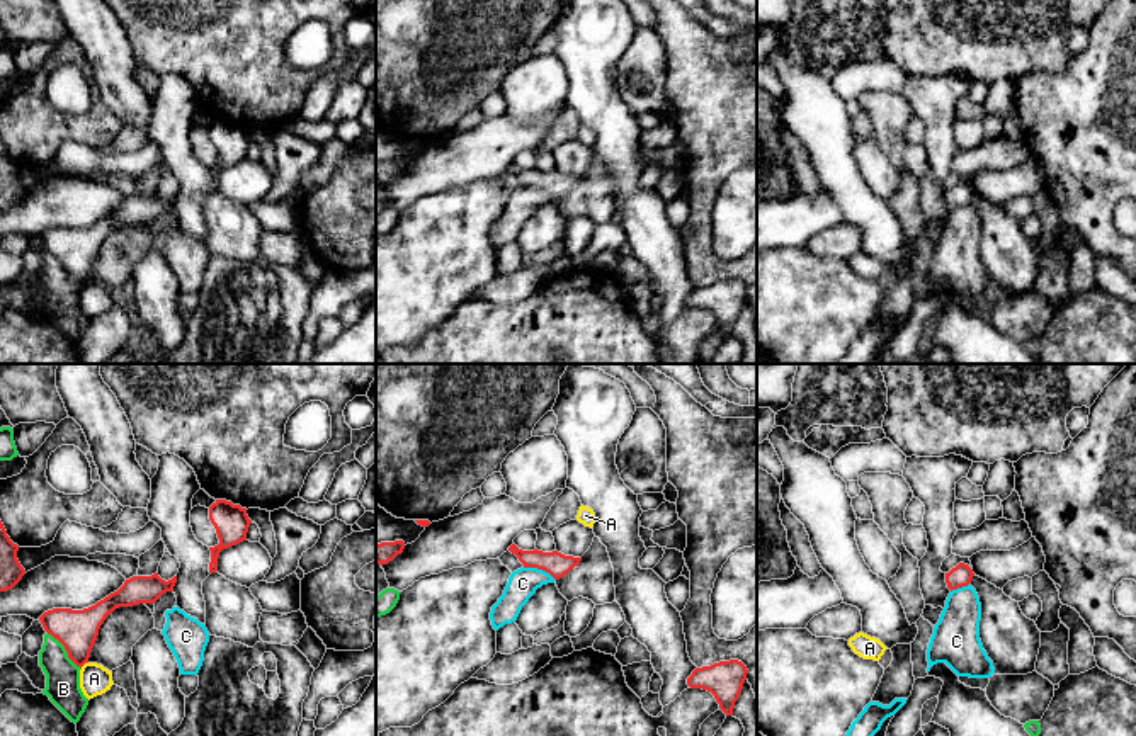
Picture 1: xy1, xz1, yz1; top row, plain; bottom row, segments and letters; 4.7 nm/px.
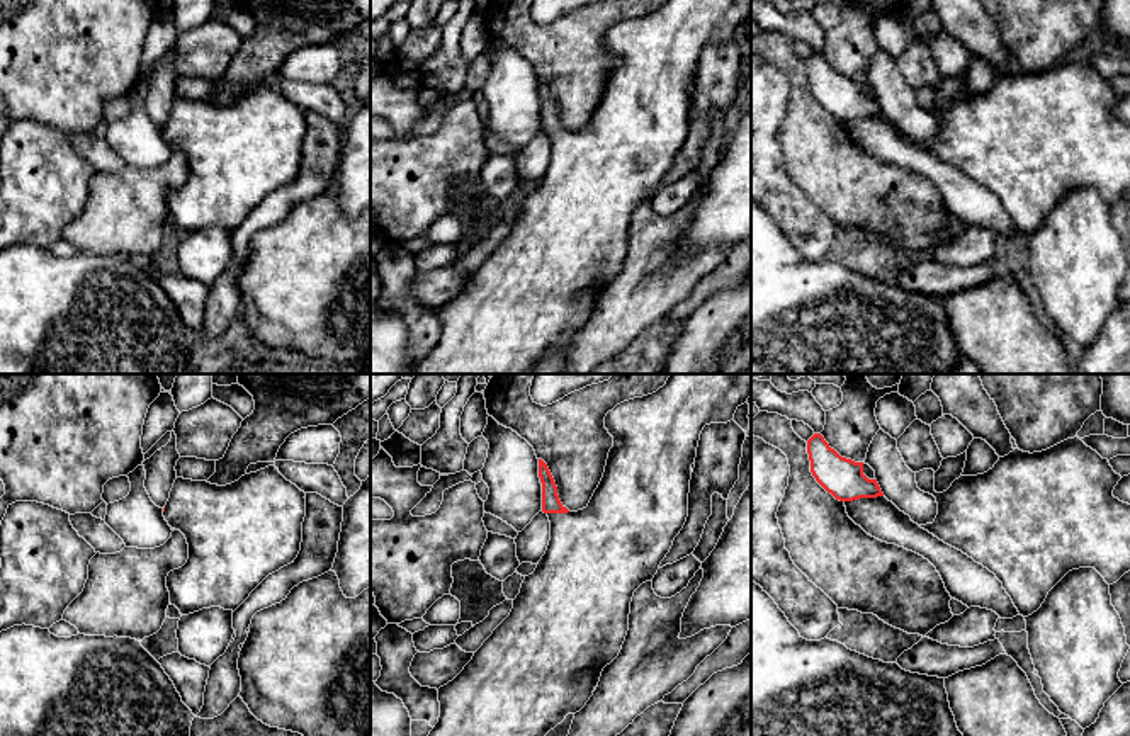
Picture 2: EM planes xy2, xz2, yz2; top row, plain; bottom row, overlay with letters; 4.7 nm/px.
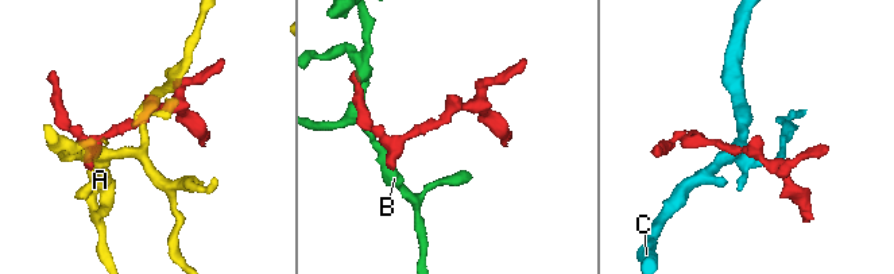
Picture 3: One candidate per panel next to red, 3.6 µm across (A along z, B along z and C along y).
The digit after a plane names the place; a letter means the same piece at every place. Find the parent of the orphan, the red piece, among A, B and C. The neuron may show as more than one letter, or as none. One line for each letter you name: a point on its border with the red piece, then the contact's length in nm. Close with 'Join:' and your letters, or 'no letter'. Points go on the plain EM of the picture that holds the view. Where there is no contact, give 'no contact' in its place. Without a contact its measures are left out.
Join: no letter

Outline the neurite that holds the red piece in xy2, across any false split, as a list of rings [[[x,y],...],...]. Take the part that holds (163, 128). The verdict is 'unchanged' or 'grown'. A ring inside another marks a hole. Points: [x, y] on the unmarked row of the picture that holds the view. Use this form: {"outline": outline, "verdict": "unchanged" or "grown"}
{"outline": [[[275,85],[245,93],[226,105],[177,97],[163,136],[185,155],[189,178],[167,195],[170,223],[182,235],[211,226],[234,231],[268,194],[297,177],[306,136],[304,116]]], "verdict": "grown"}

